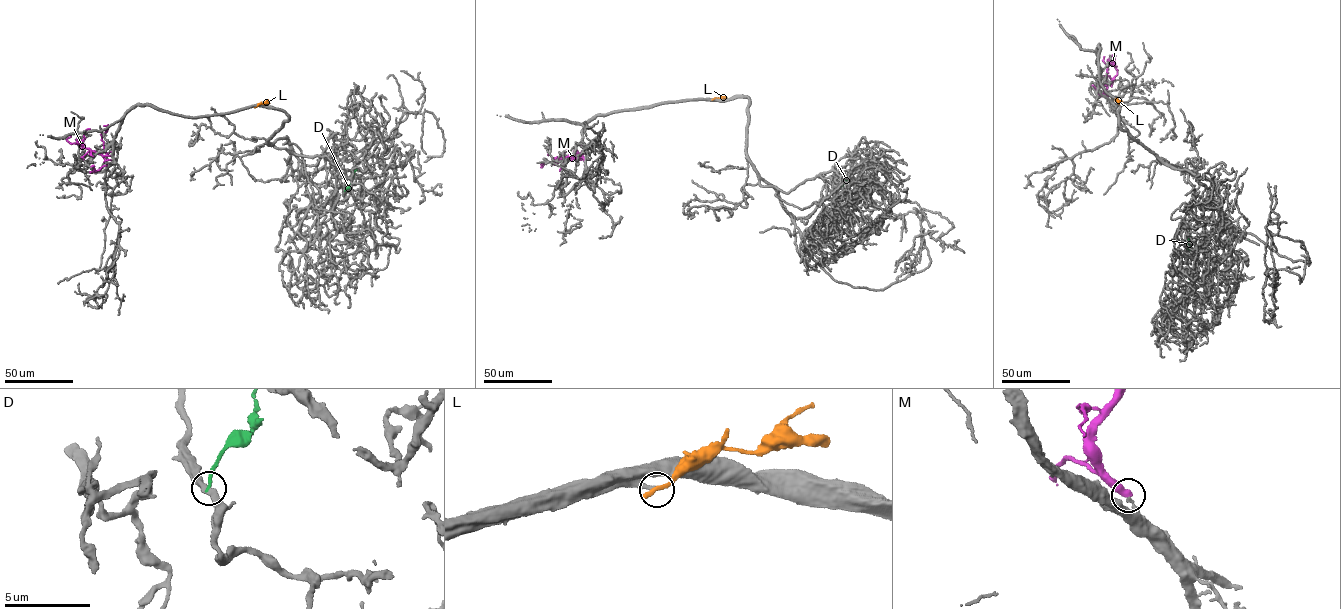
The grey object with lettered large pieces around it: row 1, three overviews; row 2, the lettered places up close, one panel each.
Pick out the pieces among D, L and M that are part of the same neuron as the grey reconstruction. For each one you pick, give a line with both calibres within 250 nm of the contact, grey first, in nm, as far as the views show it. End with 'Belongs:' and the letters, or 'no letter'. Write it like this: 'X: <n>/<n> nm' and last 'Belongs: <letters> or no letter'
Belongs: no letter

